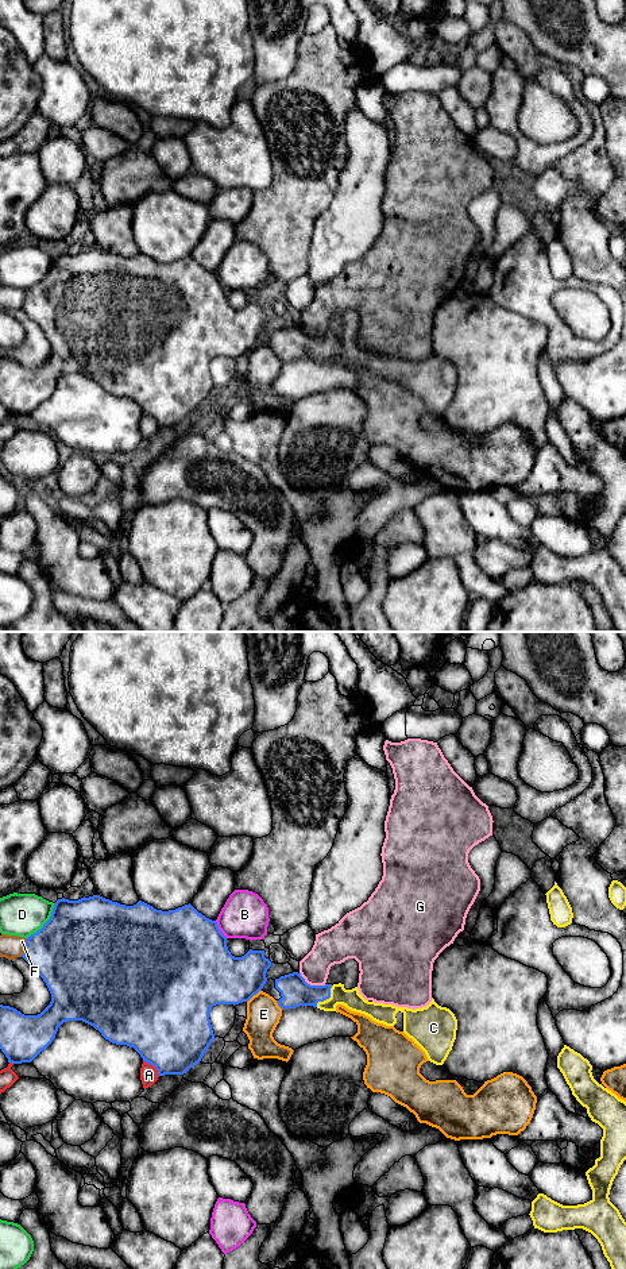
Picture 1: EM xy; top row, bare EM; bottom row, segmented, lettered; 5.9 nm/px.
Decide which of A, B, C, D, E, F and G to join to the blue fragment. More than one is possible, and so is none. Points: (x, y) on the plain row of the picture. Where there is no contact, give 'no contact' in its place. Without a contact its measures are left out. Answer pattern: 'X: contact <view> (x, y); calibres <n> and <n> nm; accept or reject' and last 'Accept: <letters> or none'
A: contact xy (153, 417); calibres 480 and 110 nm; reject
B: contact xy (219, 281); calibres 500 and 280 nm; reject
C: contact xy (327, 350); calibres 170 and 110 nm; accept
D: contact xy (45, 276); calibres 500 and 260 nm; reject
E: contact xy (254, 346); calibres 320 and 200 nm; reject
F: contact xy (24, 300); calibres 420 and 140 nm; reject
G: contact xy (312, 338); calibres 170 and 200 nm; reject
Accept: C

